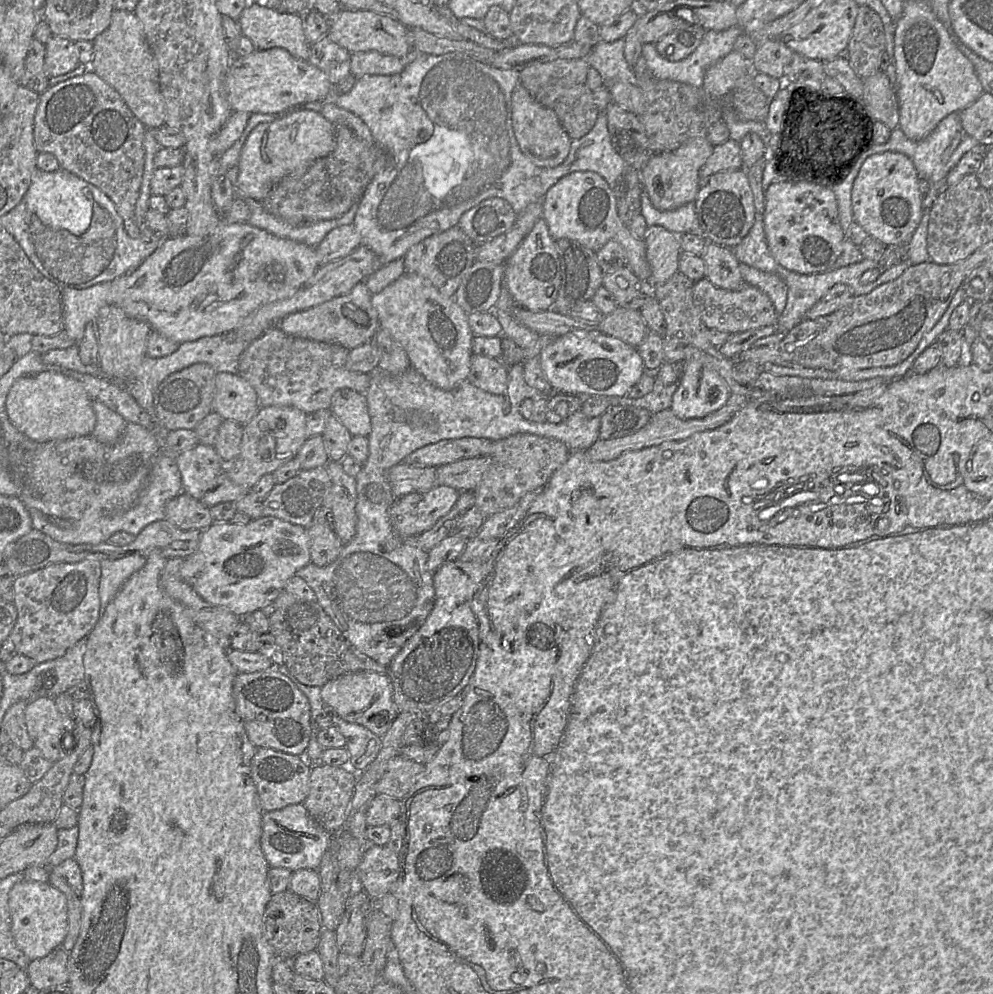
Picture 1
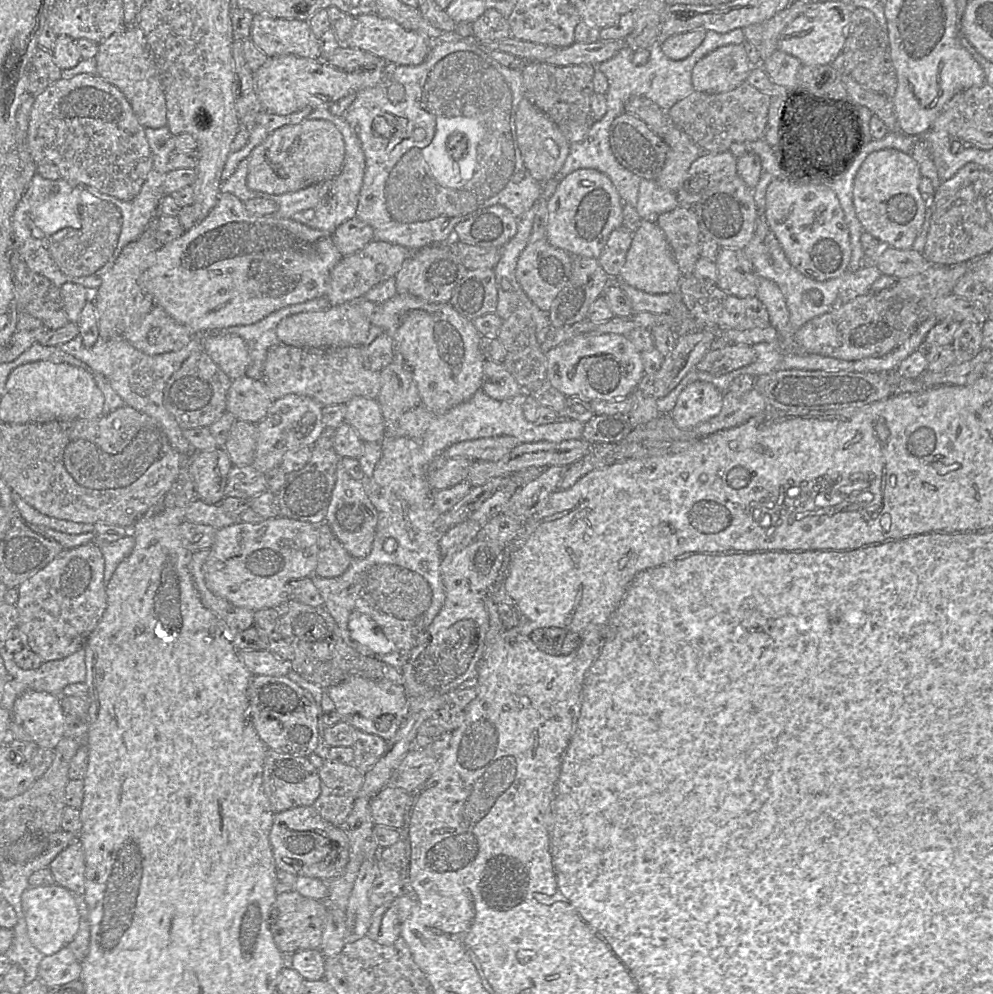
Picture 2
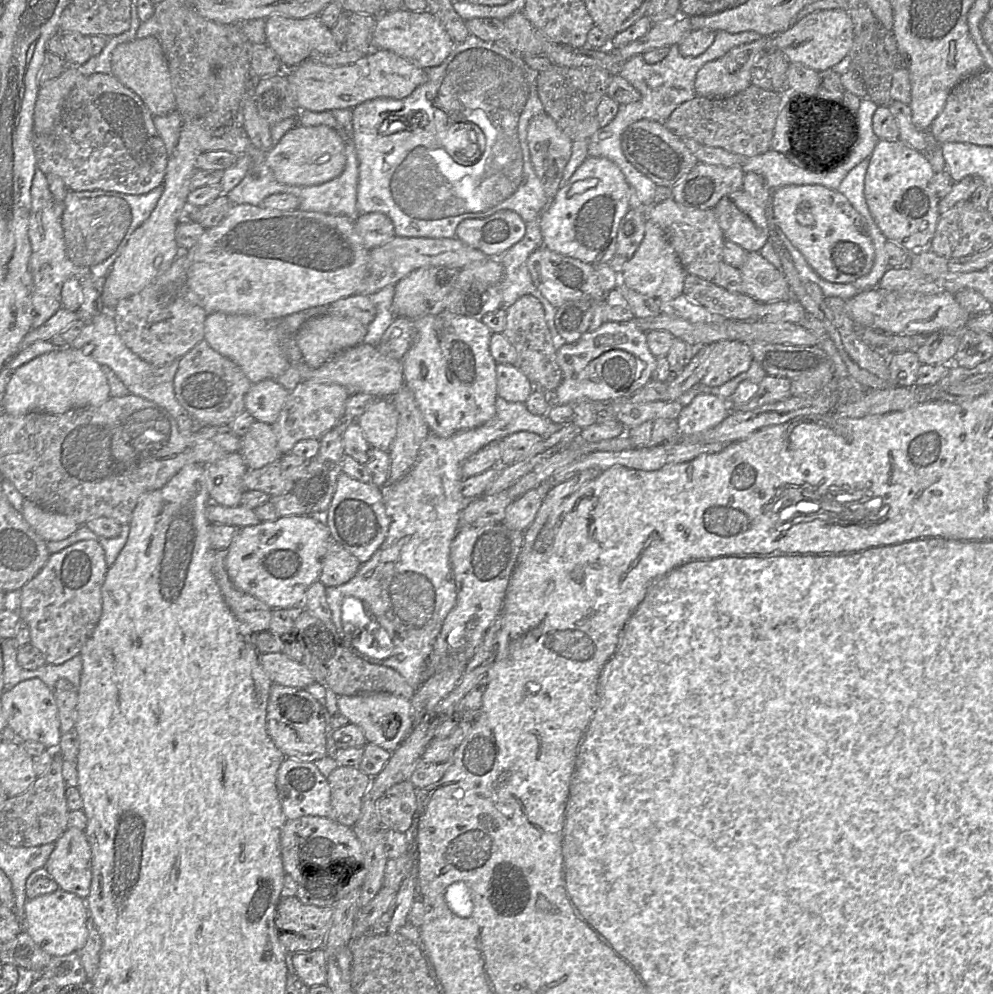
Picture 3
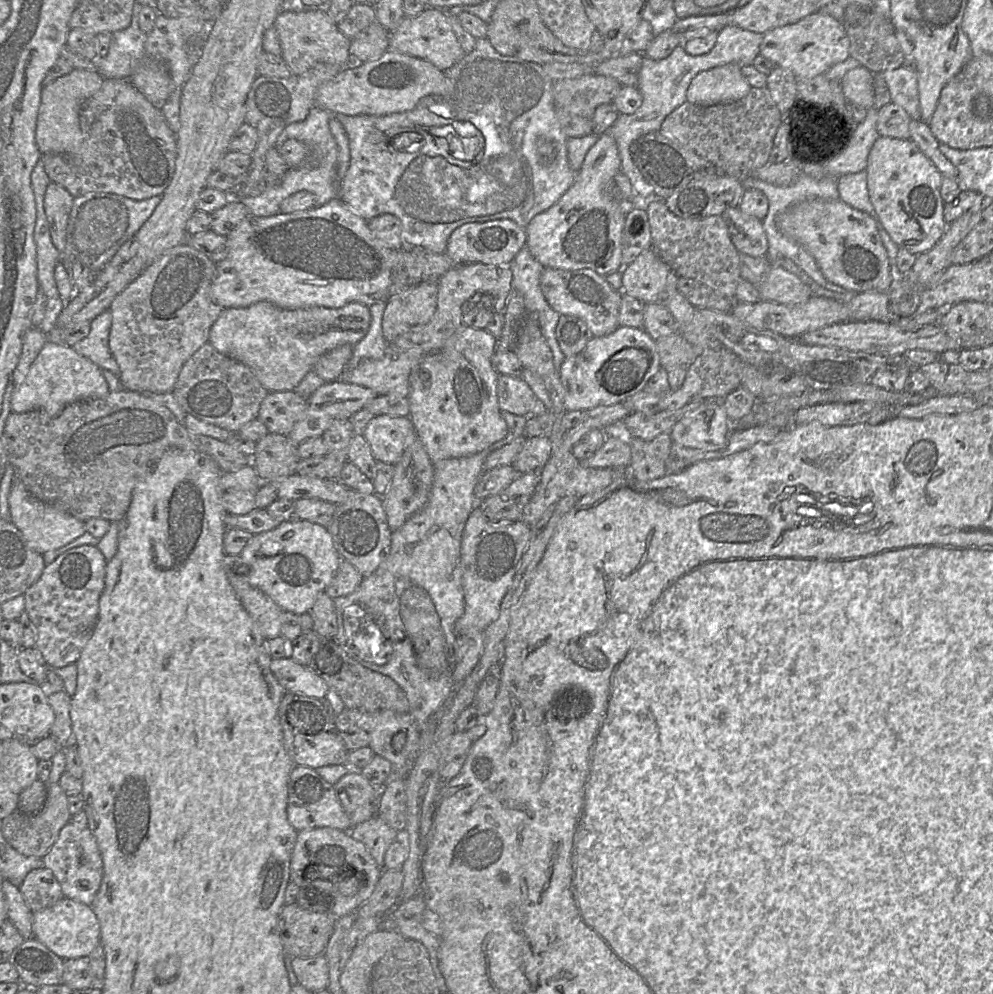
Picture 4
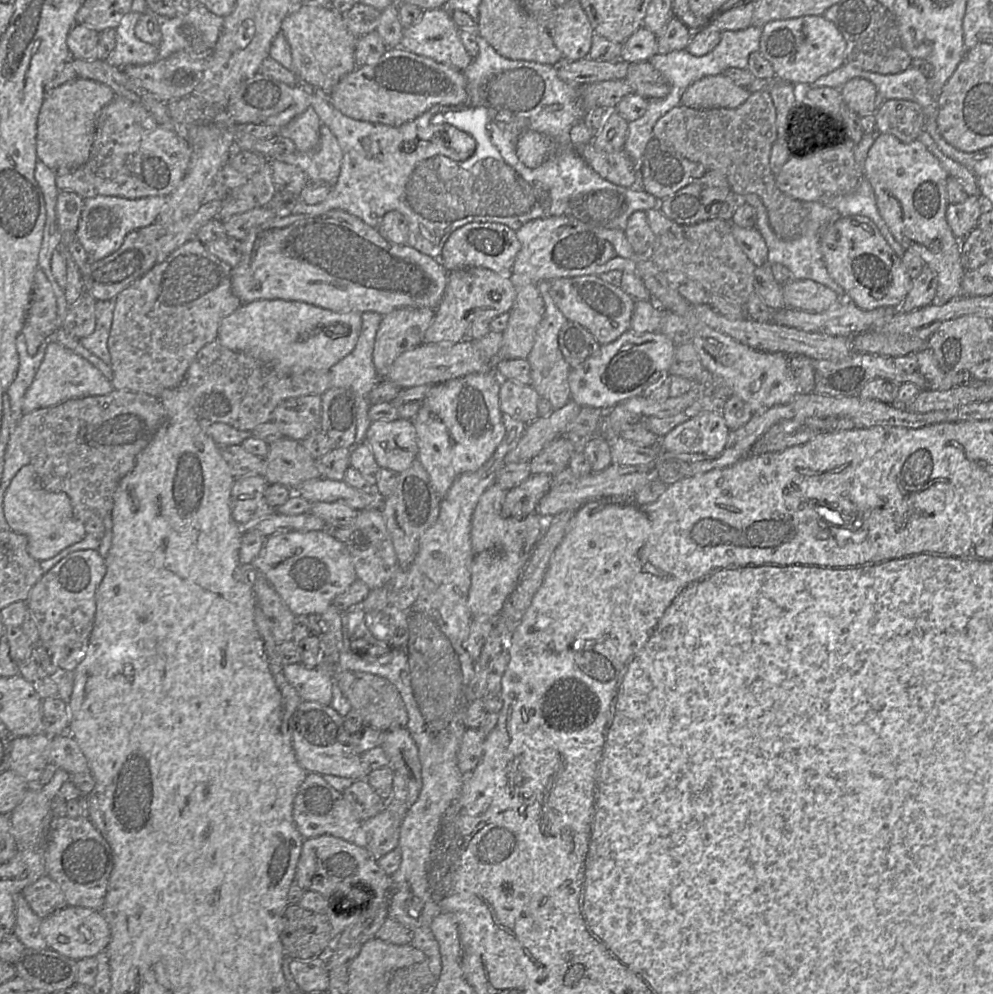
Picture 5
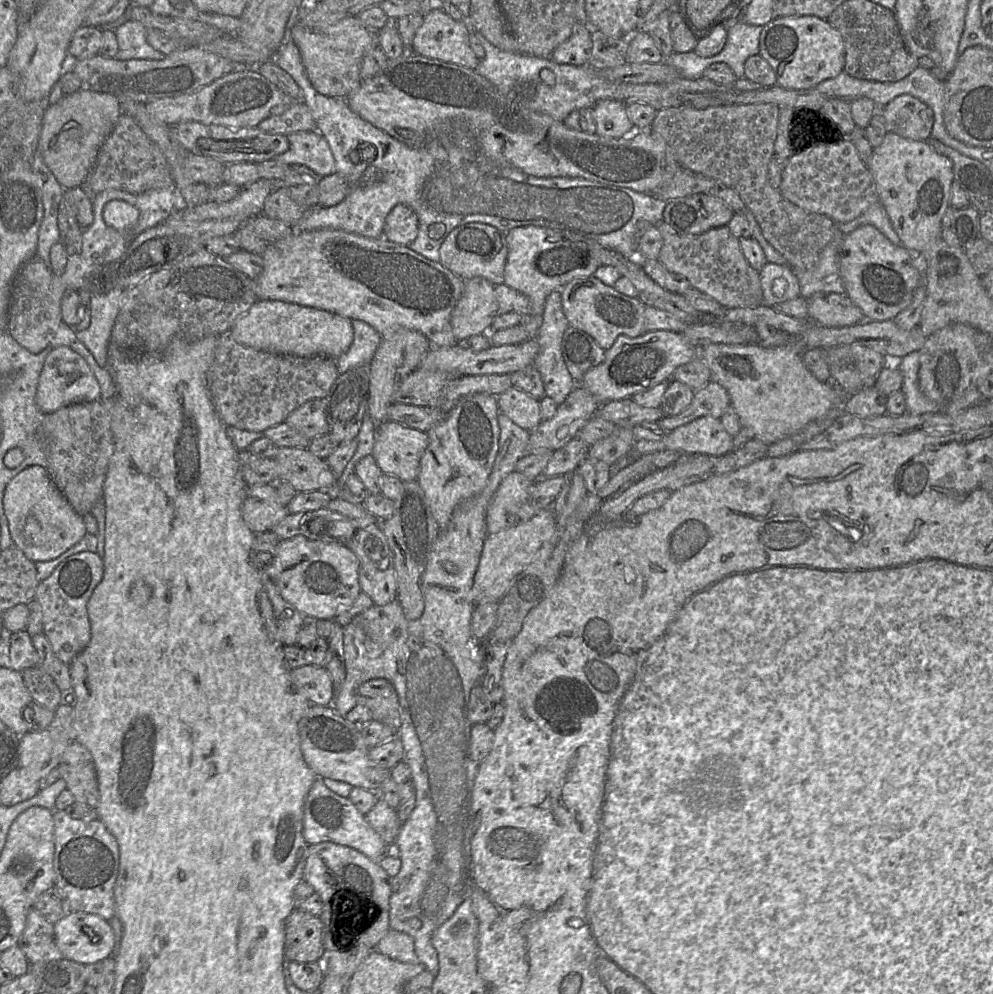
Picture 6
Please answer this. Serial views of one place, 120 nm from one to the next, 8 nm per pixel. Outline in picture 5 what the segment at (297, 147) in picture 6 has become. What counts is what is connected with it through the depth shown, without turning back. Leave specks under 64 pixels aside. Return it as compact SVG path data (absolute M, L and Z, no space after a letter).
M322 124L320 142L315 150L295 151L291 154L272 156L270 159L298 166L306 174L308 182L324 182L333 185L340 173L342 157L337 138L327 126Z

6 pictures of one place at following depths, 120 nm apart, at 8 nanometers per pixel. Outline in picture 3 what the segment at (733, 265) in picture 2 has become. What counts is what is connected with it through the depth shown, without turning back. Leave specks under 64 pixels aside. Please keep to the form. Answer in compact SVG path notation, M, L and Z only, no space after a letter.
M748 252L739 271L744 294L759 303L790 299L791 292L784 276L759 252Z

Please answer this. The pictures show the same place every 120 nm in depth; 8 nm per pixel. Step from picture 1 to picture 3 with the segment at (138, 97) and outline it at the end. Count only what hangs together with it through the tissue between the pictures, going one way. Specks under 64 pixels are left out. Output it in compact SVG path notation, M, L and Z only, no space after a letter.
M157 37L136 38L119 44L112 52L111 69L114 77L140 97L152 116L176 110L168 62Z

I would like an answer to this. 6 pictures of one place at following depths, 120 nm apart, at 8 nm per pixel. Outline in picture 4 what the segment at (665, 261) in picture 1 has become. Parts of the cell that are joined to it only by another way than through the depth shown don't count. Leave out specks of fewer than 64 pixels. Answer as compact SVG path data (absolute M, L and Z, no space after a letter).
M652 247L641 252L621 272L622 292L645 304L664 304L677 290L678 276L659 258Z

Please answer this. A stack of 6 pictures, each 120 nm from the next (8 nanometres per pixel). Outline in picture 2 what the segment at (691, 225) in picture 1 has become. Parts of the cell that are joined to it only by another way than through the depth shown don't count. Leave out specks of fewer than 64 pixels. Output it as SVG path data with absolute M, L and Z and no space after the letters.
M642 179L636 210L641 219L657 223L659 216L679 206L677 194L661 188L655 180Z

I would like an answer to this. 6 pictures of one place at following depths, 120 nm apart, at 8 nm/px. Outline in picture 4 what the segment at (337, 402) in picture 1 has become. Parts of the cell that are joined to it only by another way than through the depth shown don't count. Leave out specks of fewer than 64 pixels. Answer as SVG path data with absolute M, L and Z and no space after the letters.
M374 415L361 431L377 461L395 465L405 449L416 439L416 432L408 416Z

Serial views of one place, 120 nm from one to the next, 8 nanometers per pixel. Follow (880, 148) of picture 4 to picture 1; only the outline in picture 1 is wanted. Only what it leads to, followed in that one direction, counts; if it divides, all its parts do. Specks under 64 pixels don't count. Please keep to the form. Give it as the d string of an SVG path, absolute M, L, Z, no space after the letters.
M885 151L868 156L854 180L851 202L853 220L885 246L905 246L922 218L919 175L904 154Z

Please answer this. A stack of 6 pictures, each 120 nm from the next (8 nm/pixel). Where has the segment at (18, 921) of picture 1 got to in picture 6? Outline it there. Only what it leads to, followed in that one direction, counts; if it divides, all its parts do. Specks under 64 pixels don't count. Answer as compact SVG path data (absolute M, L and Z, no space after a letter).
M72 911L54 924L56 944L63 957L84 965L102 961L113 955L115 935L109 921L99 915Z

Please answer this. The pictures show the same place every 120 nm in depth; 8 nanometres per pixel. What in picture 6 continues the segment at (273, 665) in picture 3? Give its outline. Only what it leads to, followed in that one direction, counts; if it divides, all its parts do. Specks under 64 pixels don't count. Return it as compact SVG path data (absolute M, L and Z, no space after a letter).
M307 664L291 670L291 677L310 704L332 706L334 686L327 669Z

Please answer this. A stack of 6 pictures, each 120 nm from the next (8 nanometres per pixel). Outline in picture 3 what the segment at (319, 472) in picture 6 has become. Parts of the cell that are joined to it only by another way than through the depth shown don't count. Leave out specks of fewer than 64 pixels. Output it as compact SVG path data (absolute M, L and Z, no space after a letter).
M255 420L241 438L239 453L248 469L259 469L277 463L282 457L271 425Z

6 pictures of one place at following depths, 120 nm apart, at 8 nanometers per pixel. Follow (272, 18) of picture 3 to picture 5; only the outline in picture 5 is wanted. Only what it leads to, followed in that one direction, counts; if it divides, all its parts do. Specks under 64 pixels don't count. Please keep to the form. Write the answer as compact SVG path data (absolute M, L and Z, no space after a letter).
M301 4L284 18L281 32L291 49L294 74L299 81L316 90L330 93L344 76L357 67L355 49L358 38L348 31L345 15L330 6Z

